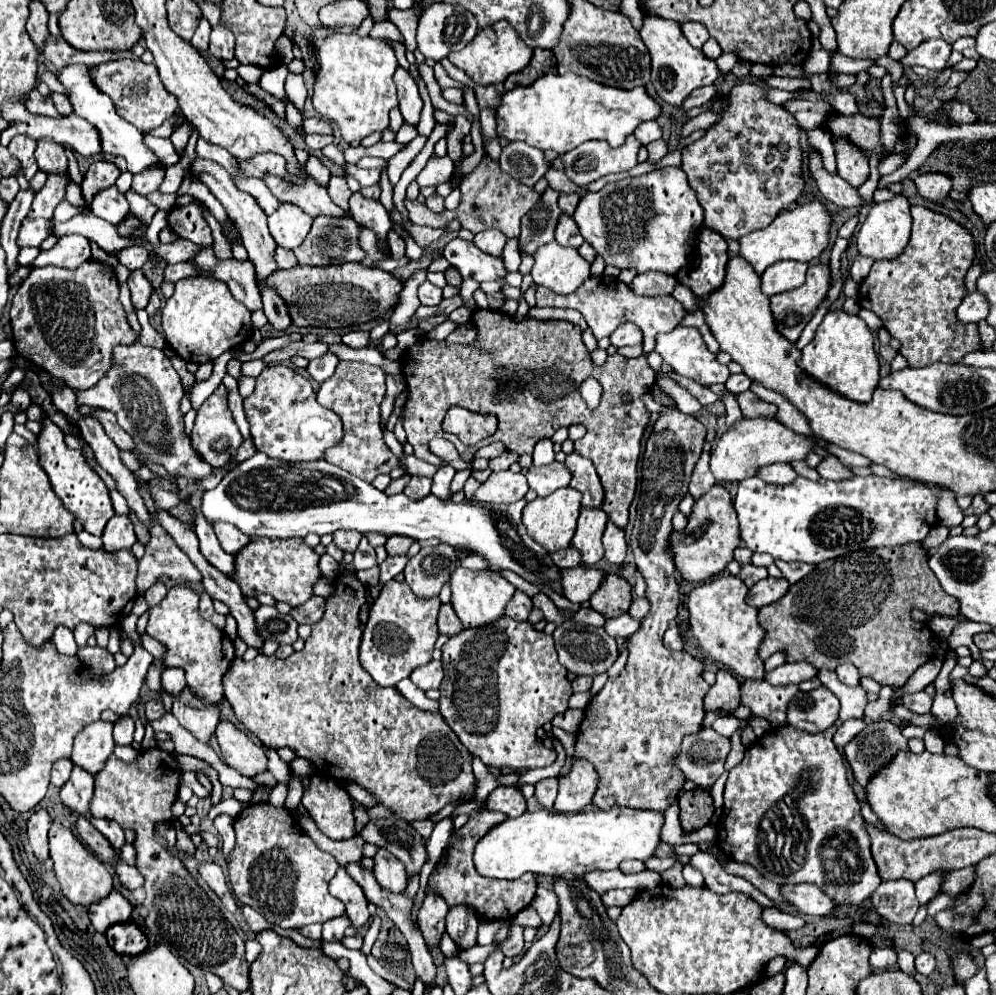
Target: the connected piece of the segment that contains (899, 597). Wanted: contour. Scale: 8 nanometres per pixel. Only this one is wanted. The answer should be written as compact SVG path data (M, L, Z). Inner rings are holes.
M909 543L909 545L893 547L893 549L887 549L887 547L883 547L883 549L863 549L863 551L855 551L855 553L849 553L849 555L843 555L843 557L837 557L837 559L829 559L829 561L819 563L805 579L801 579L797 585L791 585L785 597L781 597L777 603L771 603L769 607L763 607L763 609L759 611L759 623L761 623L761 627L765 627L765 631L767 631L765 643L761 645L761 657L767 659L767 657L773 655L775 651L785 651L789 663L795 663L795 661L809 661L809 663L811 663L815 669L819 669L819 671L821 671L821 669L835 669L837 665L841 665L841 663L847 661L847 663L853 663L853 665L859 669L859 673L861 673L863 677L871 677L871 679L875 679L875 681L881 683L881 685L889 685L889 687L893 687L893 691L903 689L903 685L907 683L907 679L909 679L923 663L927 663L927 661L933 659L933 655L935 655L935 651L933 651L933 639L935 639L935 635L933 635L933 631L929 629L929 621L931 621L933 617L937 617L937 615L947 615L947 617L951 617L951 615L957 615L957 613L959 613L959 603L957 603L957 599L953 599L951 595L947 595L947 593L943 591L943 587L937 583L937 577L935 577L933 571L929 569L927 559L929 559L929 555L925 553L925 549L923 549L921 543ZM913 609L921 609L921 611L927 615L927 619L925 619L925 621L915 621L915 619L911 617L911 611L913 611Z

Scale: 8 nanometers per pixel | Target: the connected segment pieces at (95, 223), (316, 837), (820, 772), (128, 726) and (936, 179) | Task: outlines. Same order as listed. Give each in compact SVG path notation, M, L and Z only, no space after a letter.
M75 215L71 221L67 223L57 223L53 221L53 235L71 235L71 233L79 233L87 239L93 239L103 251L115 255L117 251L133 245L133 241L129 239L121 239L117 229L111 223L105 223L103 219L95 217L95 215Z
M301 817L299 825L301 825L301 827L305 829L305 833L313 839L313 843L315 843L317 847L321 847L323 851L331 853L341 867L347 867L349 863L359 863L359 861L361 861L361 857L363 857L363 855L361 855L361 849L363 849L363 843L365 843L361 835L355 835L355 837L343 839L343 841L335 841L335 839L329 839L327 835L323 835L323 833L317 829L317 825L313 823L313 819L309 819L309 817Z
M783 725L757 739L757 743L745 751L743 761L729 771L723 793L725 805L717 823L717 845L735 861L753 865L765 879L779 885L813 883L835 903L835 907L859 907L879 887L881 877L871 855L869 835L863 829L859 801L847 783L843 757L833 745L835 731L837 727L833 725L811 735Z
M125 715L119 717L119 721L115 723L115 731L113 731L113 739L117 745L131 745L133 743L133 733L135 733L135 721Z
M925 173L925 175L919 175L915 179L915 185L927 201L939 203L951 191L953 179L945 173Z

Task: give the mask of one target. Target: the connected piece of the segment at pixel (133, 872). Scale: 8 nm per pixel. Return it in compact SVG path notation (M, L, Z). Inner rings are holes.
M123 861L117 863L115 871L117 871L123 887L127 887L129 891L133 891L133 889L137 889L137 887L143 887L143 883L145 883L143 875L139 875L139 871L137 871L135 867L129 867L129 865L123 863Z

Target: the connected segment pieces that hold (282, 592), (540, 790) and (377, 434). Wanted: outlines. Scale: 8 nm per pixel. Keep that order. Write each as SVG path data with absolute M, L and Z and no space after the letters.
M255 539L249 543L249 547L245 547L245 551L241 551L241 555L235 557L235 563L237 563L237 575L233 575L233 579L239 583L245 597L257 597L261 593L269 593L277 601L285 601L291 607L305 603L313 595L313 583L321 575L317 567L319 555L311 547L307 547L303 539Z
M557 777L541 779L541 781L535 785L535 797L537 797L537 801L539 801L545 809L551 809L551 807L553 807L553 801L555 801L555 797L557 797Z
M339 361L335 373L325 379L317 391L317 401L327 409L335 411L343 419L343 441L329 449L325 461L349 471L351 475L373 481L381 473L391 473L395 467L405 467L411 475L433 477L433 465L417 459L415 455L403 455L401 459L391 453L391 449L383 443L383 433L379 427L379 405L385 395L385 373L379 367L359 361Z

